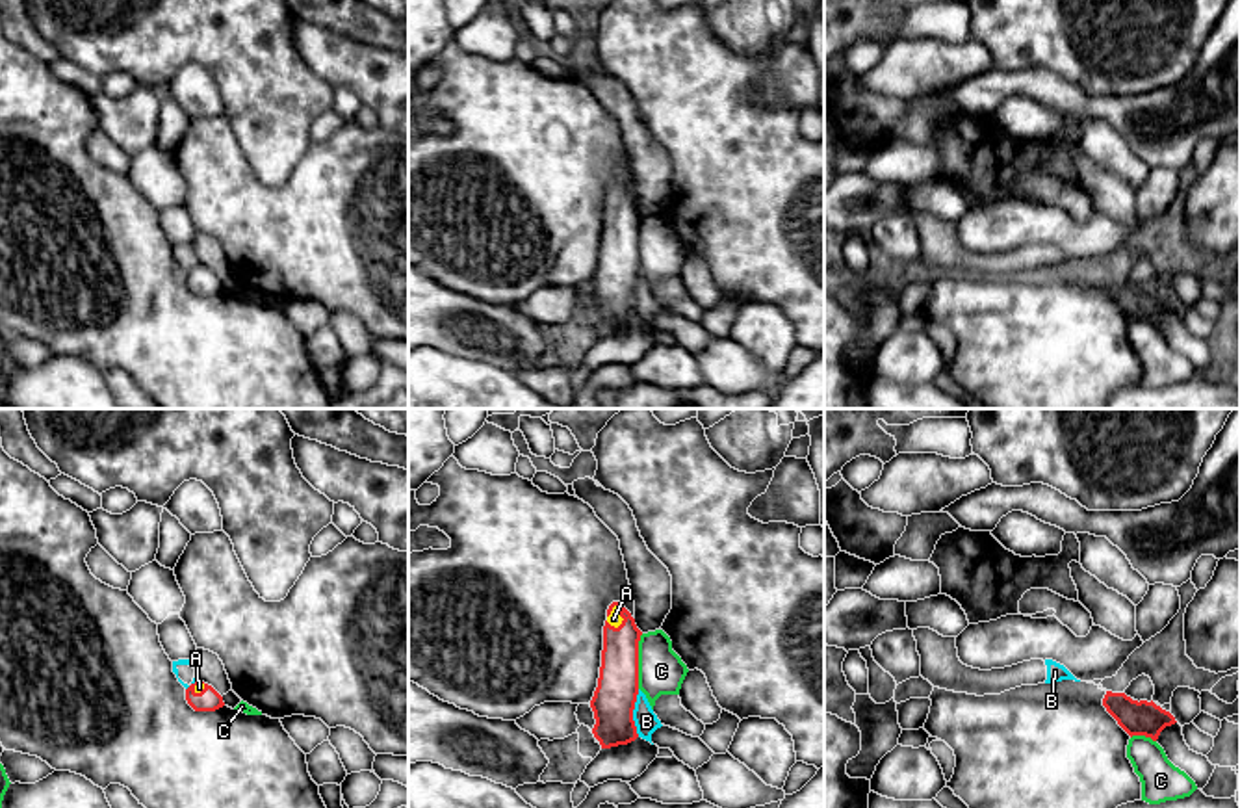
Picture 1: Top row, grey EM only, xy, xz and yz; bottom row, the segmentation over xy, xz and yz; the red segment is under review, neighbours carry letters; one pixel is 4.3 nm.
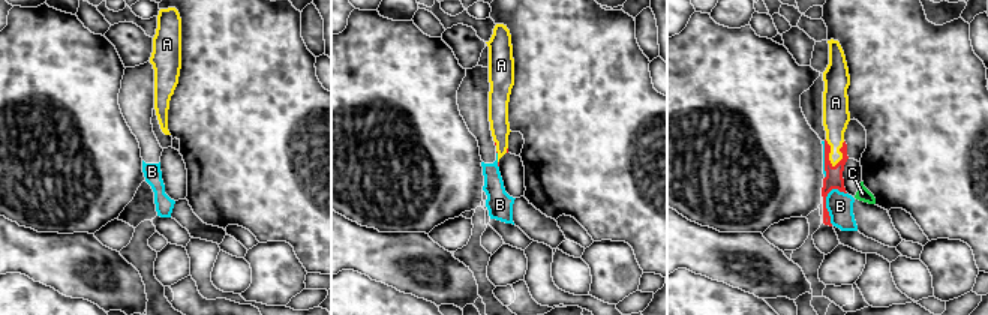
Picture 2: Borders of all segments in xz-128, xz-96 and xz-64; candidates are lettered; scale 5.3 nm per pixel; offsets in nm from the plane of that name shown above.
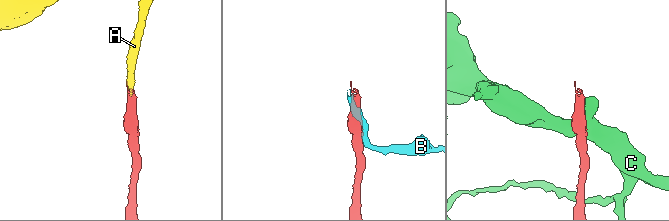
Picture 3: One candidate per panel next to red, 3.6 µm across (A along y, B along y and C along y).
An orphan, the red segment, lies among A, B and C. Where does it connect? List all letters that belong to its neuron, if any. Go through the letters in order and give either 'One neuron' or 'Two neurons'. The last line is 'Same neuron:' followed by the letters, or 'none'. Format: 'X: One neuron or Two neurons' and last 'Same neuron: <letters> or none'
A: One neuron
B: Two neurons
C: Two neurons
Same neuron: A

